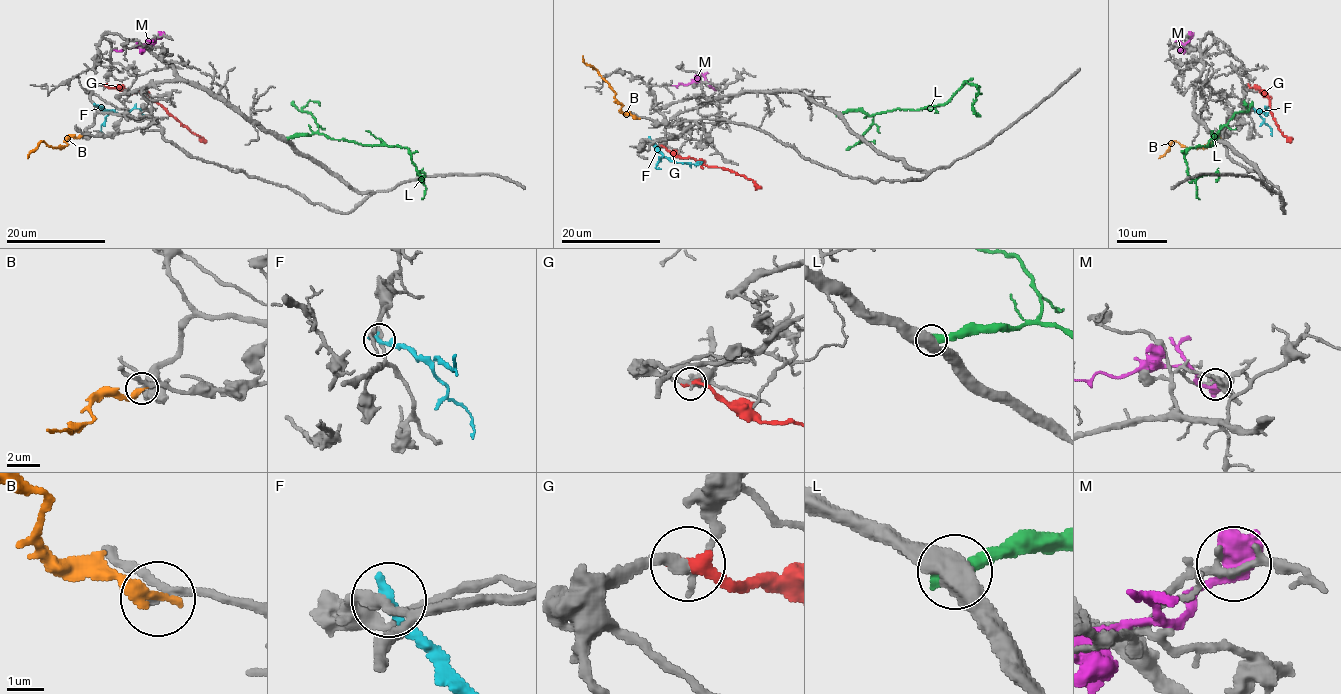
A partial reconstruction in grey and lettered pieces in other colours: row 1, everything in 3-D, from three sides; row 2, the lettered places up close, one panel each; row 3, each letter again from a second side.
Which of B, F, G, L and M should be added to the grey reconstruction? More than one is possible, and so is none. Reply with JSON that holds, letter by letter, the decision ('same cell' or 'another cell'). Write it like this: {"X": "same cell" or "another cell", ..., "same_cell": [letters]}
{"B": "another cell", "F": "another cell", "G": "same cell", "L": "another cell", "M": "another cell", "same_cell": ["G"]}

